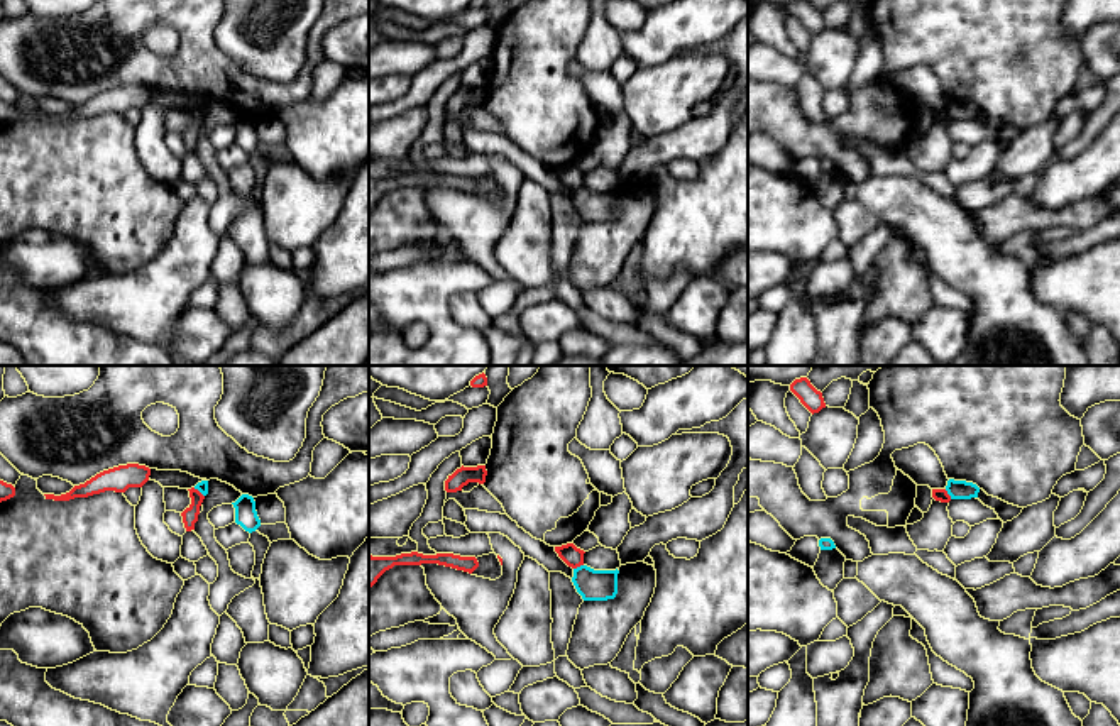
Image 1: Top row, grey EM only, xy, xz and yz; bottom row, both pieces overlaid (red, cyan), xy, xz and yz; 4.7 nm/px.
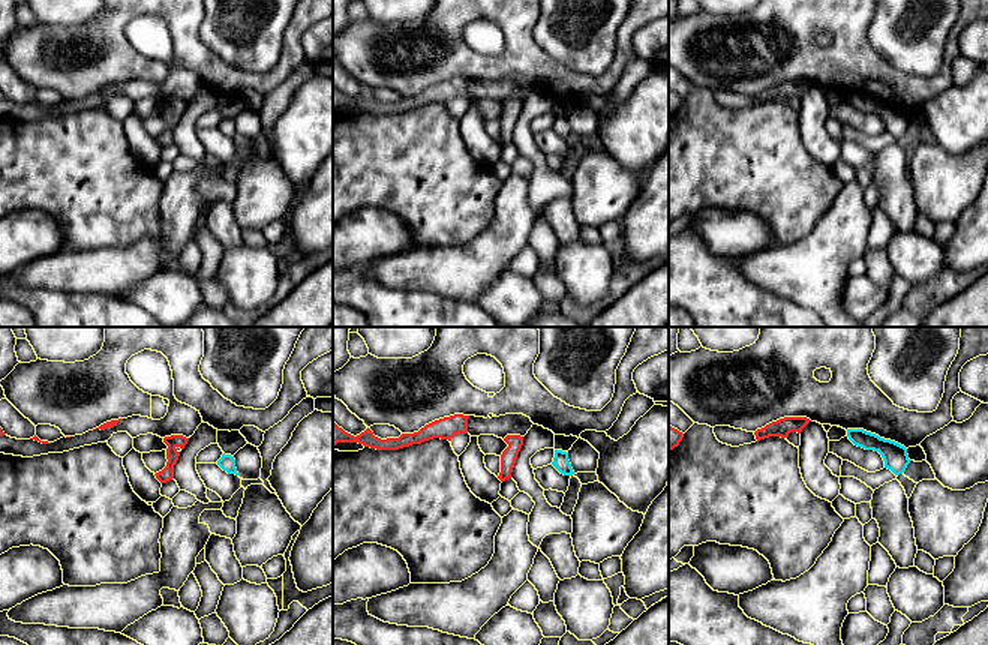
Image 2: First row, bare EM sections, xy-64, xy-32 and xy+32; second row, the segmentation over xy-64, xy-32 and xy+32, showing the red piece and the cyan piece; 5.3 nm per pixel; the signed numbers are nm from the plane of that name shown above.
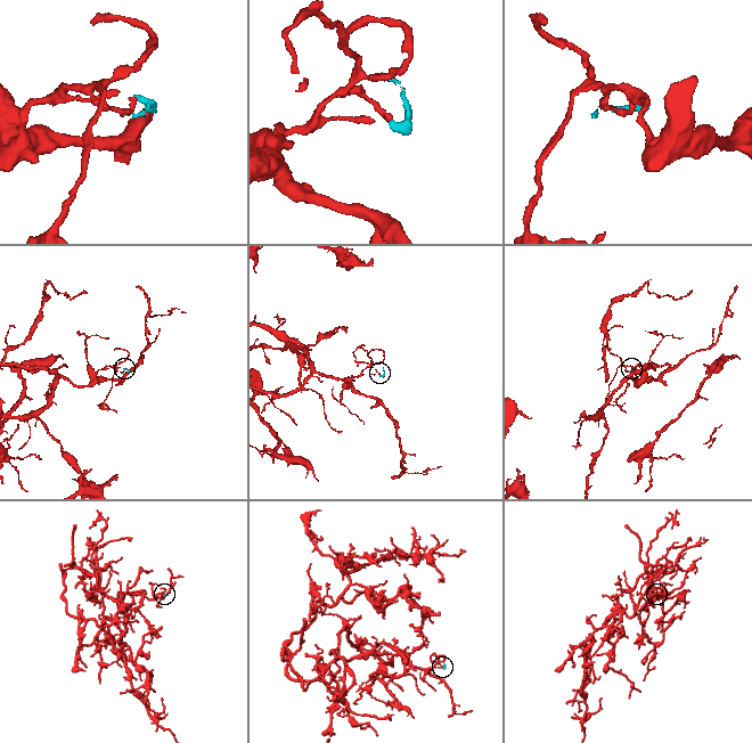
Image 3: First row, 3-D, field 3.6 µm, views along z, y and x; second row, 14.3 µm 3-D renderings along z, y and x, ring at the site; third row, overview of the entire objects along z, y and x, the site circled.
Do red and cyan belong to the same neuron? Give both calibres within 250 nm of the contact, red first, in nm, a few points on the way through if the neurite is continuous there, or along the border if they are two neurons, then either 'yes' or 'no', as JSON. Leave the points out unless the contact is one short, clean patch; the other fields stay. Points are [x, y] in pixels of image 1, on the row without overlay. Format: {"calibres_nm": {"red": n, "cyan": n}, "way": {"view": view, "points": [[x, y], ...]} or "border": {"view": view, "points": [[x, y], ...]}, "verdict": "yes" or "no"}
{"calibres_nm": {"red": 100, "cyan": 150}, "border": {"view": "xz", "points": [[582, 185], [574, 190]]}, "verdict": "no"}

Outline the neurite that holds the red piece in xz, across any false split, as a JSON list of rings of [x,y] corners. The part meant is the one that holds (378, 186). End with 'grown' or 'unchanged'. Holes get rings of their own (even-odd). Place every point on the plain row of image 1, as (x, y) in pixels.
[[[411,173],[411,174],[401,174],[396,178],[369,176],[369,208],[372,208],[377,203],[377,200],[394,186],[421,186],[421,184],[438,184],[438,186],[452,188],[469,195],[472,195],[479,188],[479,183],[475,178],[460,178],[453,174],[423,176],[418,173]]]; unchanged

